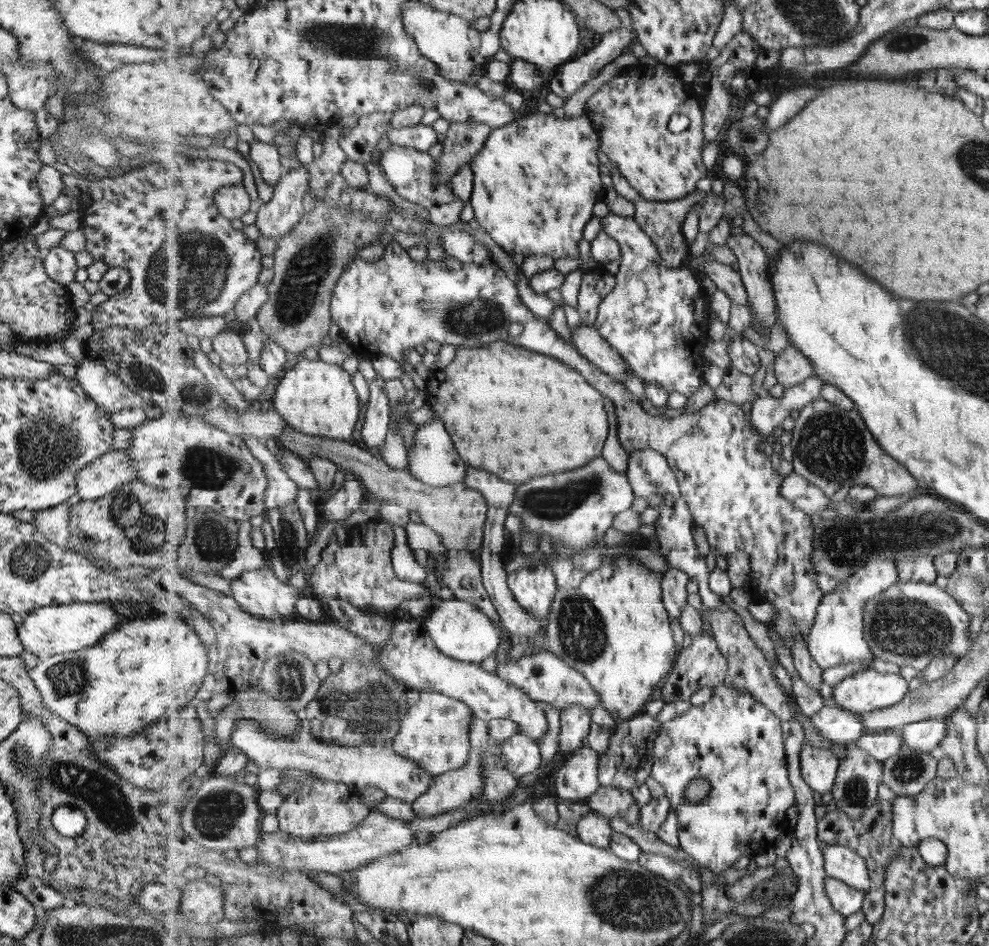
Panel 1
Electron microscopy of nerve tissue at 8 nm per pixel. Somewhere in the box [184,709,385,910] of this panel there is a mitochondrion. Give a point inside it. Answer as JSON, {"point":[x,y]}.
{"point":[200,822]}

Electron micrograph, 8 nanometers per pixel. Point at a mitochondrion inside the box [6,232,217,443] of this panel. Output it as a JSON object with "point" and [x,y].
{"point":[146,378]}

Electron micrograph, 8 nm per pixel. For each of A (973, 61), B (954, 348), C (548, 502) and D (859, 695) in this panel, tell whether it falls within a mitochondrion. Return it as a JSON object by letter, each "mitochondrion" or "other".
{"A":"other","B":"mitochondrion","C":"mitochondrion","D":"other"}

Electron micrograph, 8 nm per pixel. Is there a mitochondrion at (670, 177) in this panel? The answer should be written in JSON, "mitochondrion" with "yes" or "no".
{"mitochondrion":"no"}

